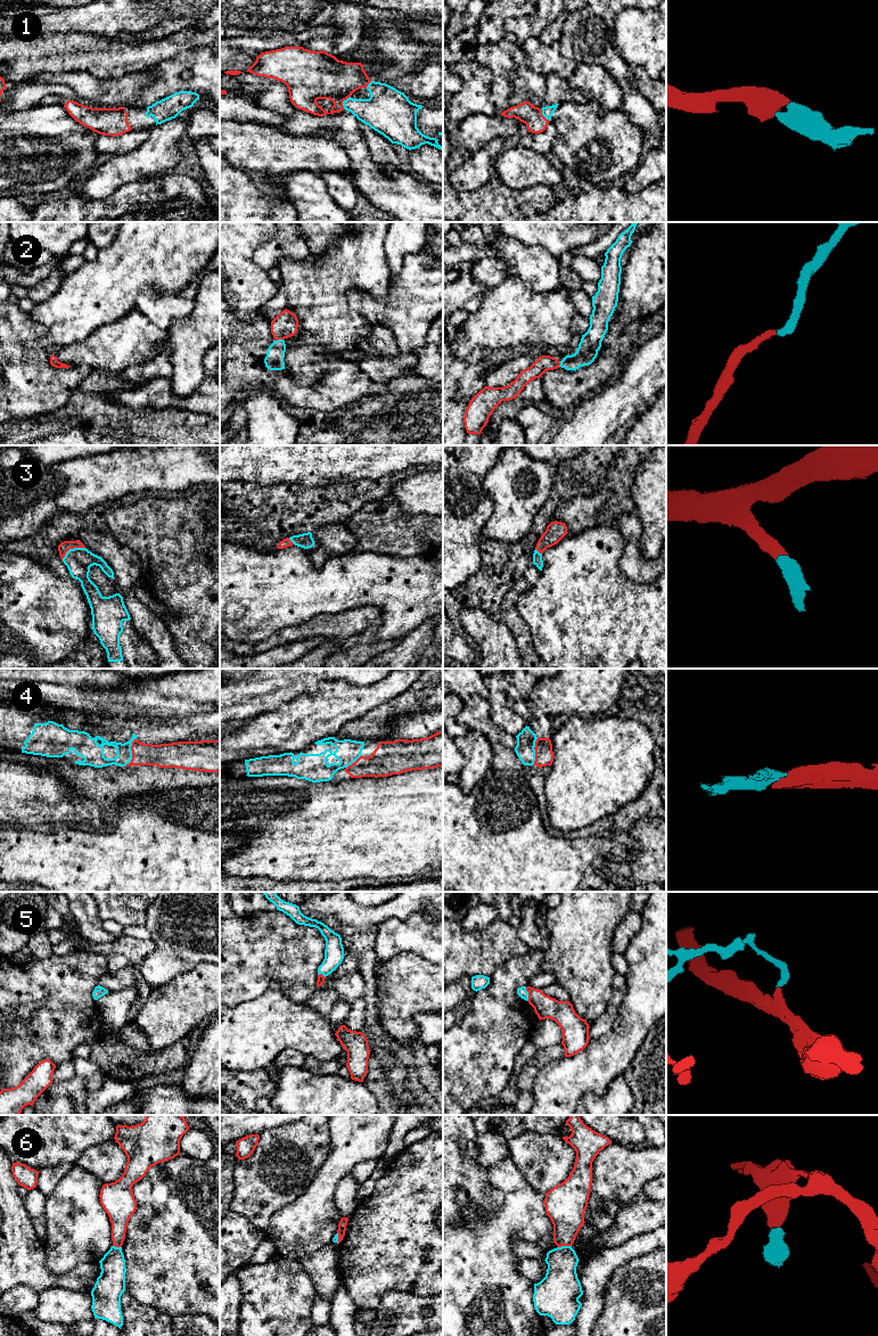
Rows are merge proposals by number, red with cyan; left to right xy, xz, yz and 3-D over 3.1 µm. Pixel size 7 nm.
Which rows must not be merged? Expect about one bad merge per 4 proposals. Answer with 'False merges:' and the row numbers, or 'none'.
False merges: 6

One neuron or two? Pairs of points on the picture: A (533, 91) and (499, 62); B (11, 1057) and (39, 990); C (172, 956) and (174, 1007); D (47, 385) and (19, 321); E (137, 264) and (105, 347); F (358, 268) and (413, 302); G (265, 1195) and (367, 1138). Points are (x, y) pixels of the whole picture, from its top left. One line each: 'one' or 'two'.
A: one
B: one
C: two
D: one
E: two
F: two
G: two

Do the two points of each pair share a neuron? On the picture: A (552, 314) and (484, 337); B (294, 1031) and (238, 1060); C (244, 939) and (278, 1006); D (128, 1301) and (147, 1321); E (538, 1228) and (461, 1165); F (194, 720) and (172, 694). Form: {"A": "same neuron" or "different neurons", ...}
{"A": "same neuron", "B": "same neuron", "C": "different neurons", "D": "same neuron", "E": "different neurons", "F": "different neurons"}

